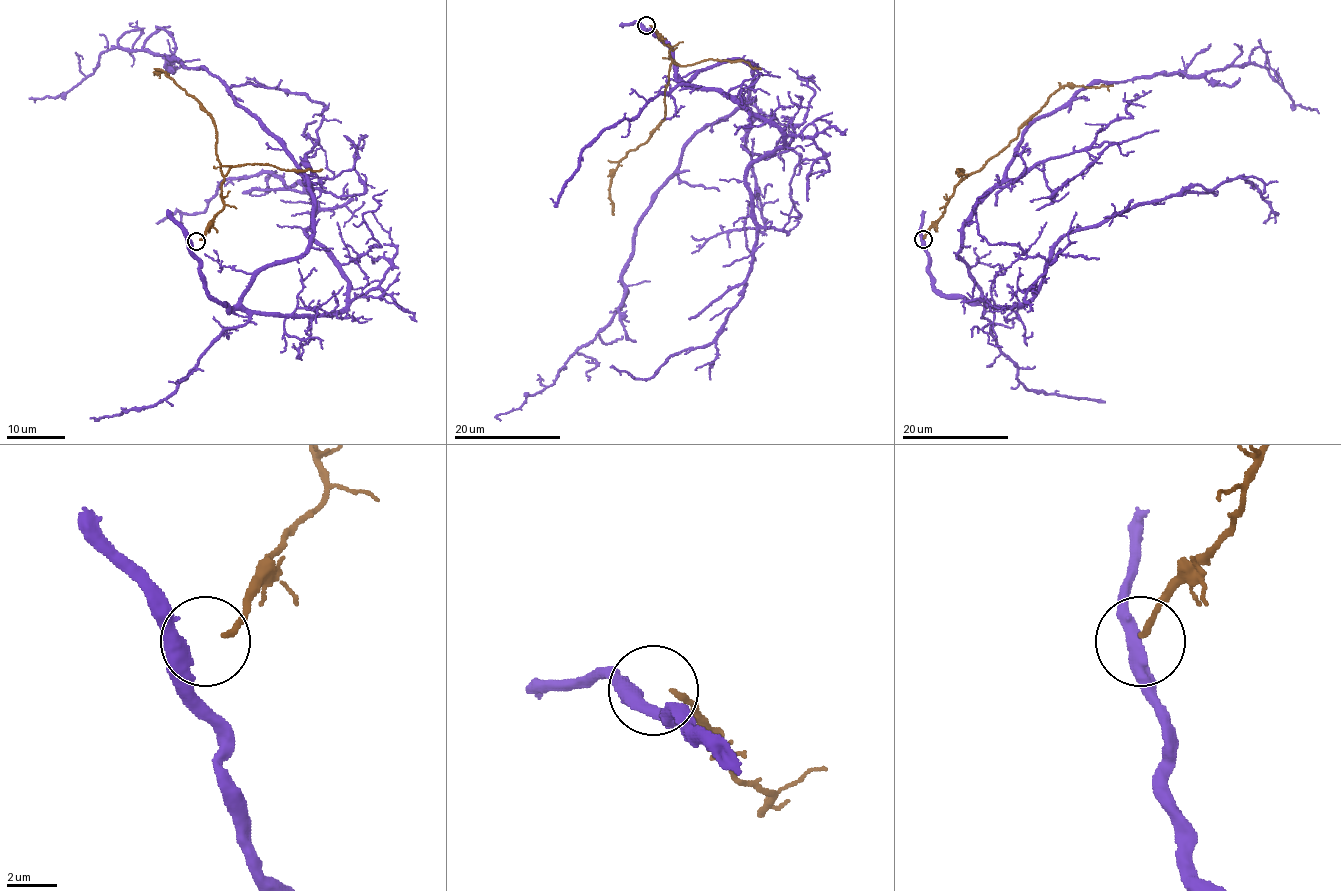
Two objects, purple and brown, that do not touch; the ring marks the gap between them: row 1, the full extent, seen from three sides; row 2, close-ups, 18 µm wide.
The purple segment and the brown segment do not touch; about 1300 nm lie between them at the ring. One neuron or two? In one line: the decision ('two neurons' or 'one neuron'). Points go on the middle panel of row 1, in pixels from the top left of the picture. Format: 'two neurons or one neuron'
two neurons

